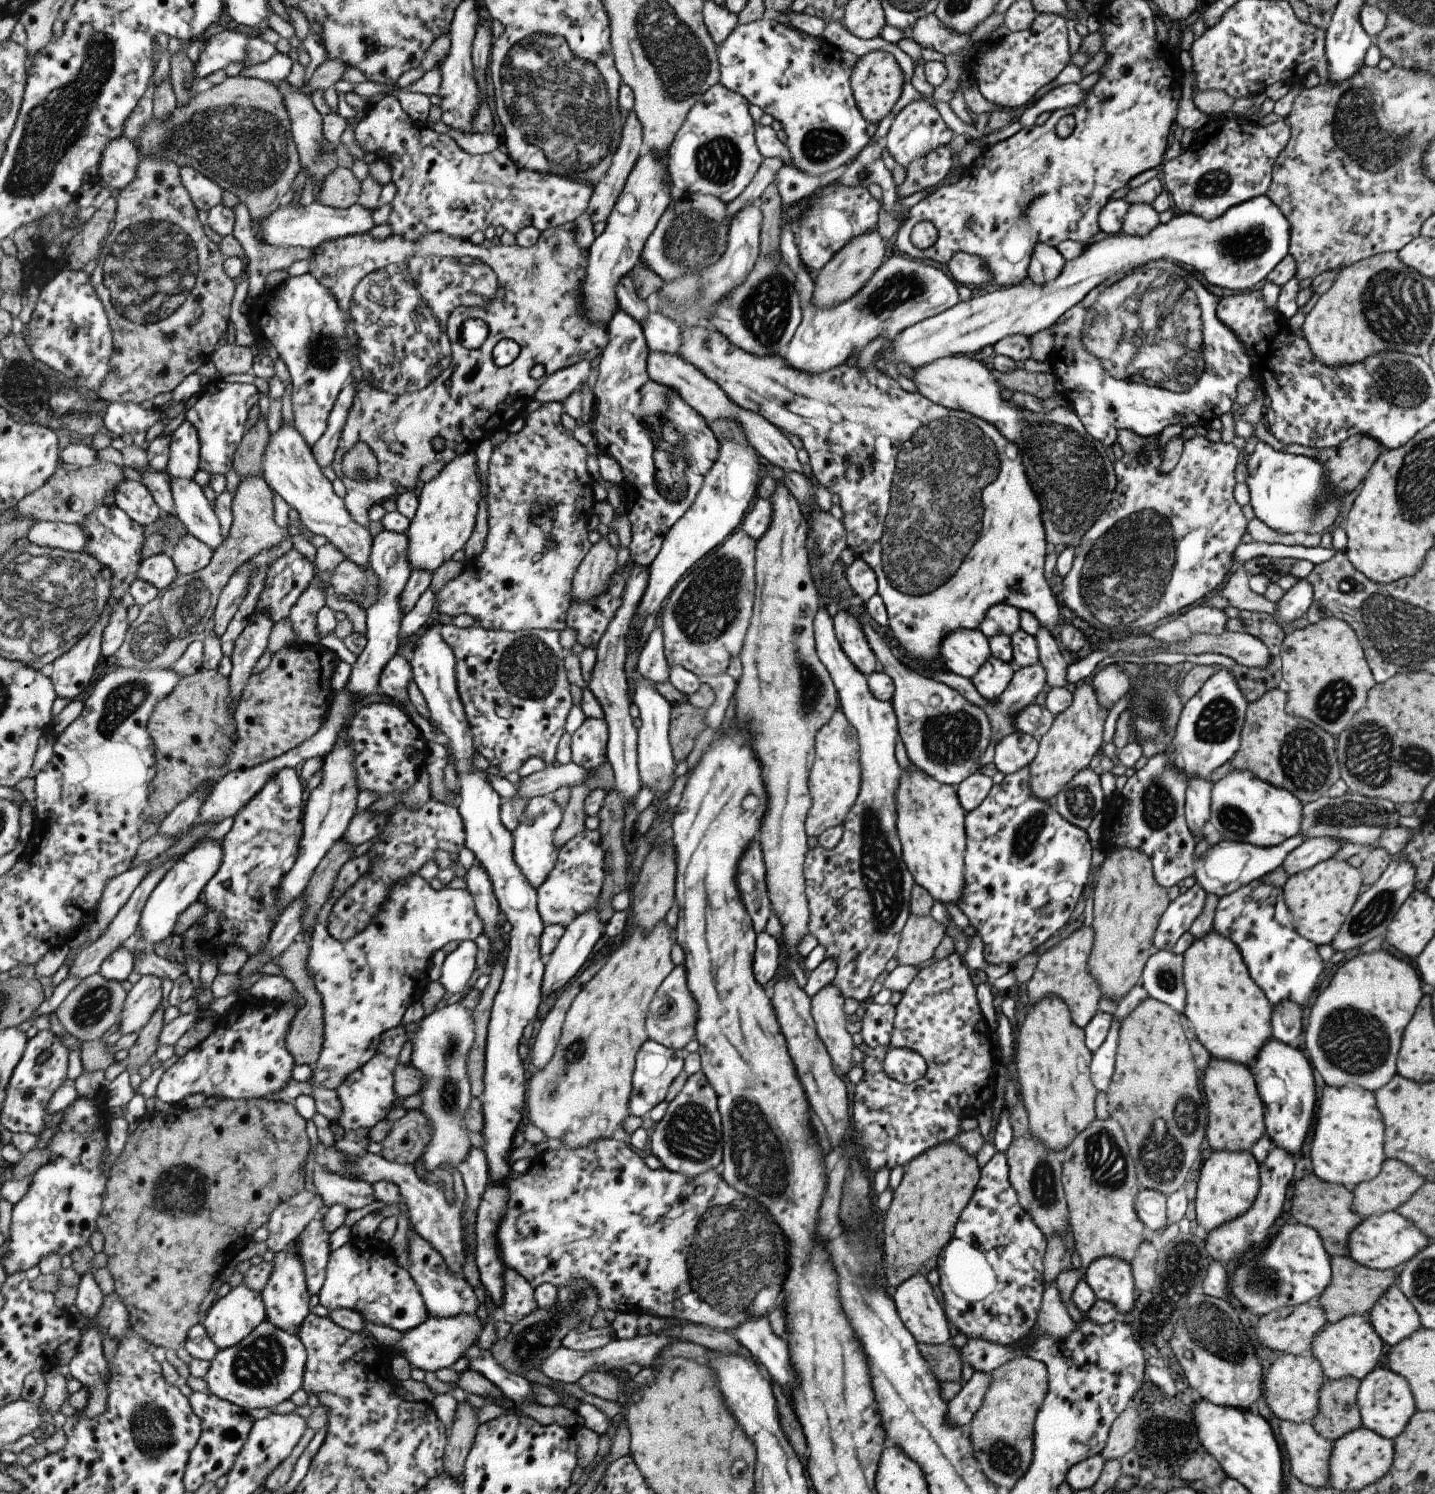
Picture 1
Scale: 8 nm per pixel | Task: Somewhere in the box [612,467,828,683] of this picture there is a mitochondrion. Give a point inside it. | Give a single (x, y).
(710, 605)

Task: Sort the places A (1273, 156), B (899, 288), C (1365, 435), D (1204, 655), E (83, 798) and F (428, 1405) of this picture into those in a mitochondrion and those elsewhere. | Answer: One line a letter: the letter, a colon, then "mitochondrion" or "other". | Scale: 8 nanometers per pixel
A: other
B: mitochondrion
C: other
D: other
E: other
F: other

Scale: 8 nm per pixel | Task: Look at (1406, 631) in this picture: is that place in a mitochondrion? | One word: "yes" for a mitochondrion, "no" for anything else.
yes

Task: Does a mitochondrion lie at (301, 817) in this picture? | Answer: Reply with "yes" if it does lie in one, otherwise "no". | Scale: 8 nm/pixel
no

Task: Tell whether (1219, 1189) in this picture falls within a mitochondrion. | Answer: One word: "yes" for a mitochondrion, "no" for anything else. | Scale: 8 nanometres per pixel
no

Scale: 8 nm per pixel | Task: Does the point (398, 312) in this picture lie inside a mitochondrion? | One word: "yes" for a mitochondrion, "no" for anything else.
yes

